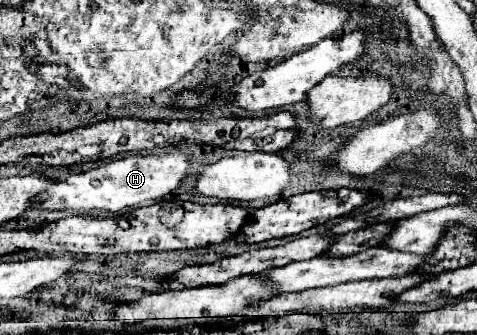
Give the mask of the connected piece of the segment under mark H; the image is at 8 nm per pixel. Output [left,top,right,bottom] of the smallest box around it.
[33,152,189,216]

